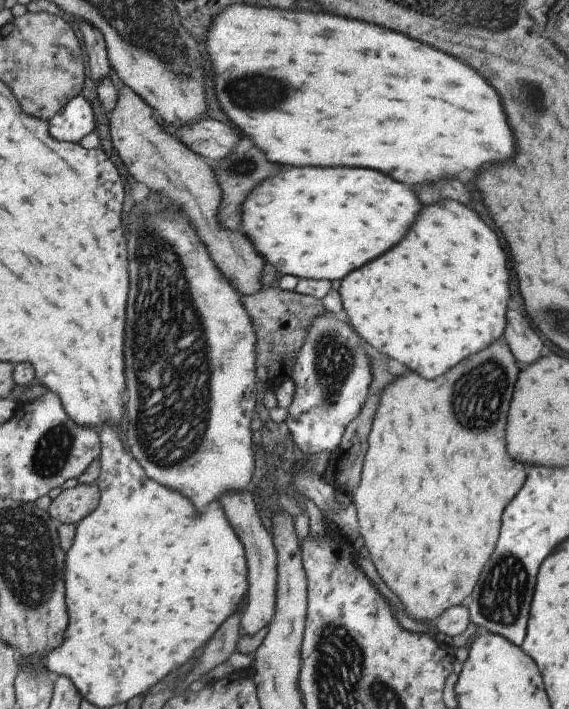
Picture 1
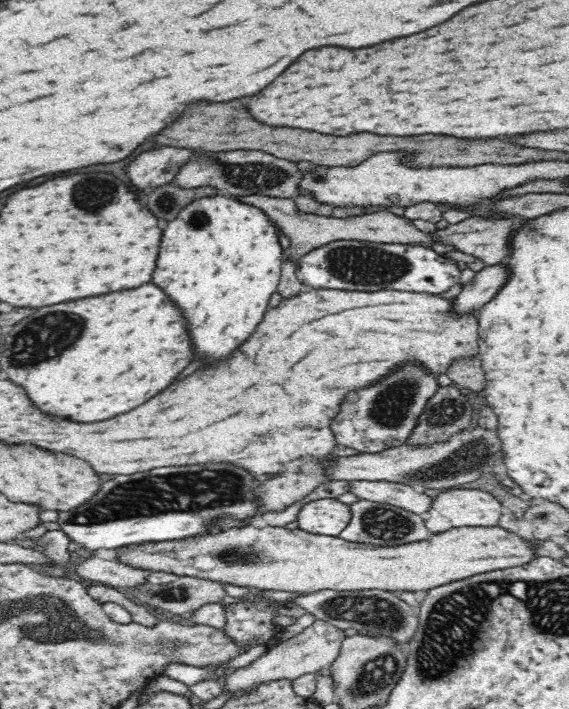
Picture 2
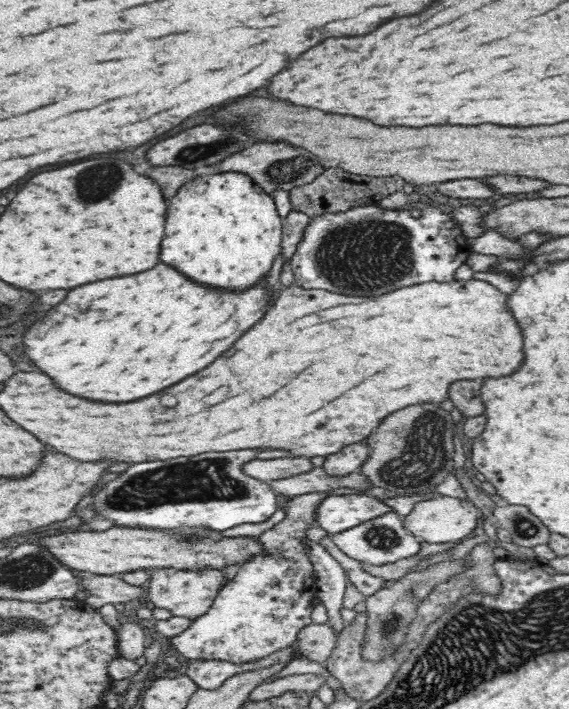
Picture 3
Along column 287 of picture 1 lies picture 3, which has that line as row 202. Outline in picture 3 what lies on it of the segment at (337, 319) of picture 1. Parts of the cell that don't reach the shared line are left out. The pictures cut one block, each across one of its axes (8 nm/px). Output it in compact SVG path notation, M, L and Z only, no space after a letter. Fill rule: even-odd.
M420 199L407 204L409 208L401 210L382 209L378 203L366 204L344 212L325 211L318 216L310 217L304 236L290 260L294 284L308 290L324 289L346 296L378 296L425 282L454 281L454 272L466 262L472 252L462 229L449 210L440 203L432 205ZM414 208L421 210L418 218L410 213ZM328 282L332 282L332 286Z

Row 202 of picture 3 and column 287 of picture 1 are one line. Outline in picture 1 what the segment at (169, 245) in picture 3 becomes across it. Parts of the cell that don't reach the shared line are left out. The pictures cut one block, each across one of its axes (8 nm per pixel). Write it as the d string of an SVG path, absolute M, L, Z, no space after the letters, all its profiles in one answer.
M288 168L282 176L276 174L268 180L264 180L260 184L260 192L258 192L258 185L251 190L242 201L241 207L241 225L240 232L244 233L252 243L252 246L256 249L258 255L260 255L264 262L270 263L278 272L282 274L291 274L292 276L298 276L300 279L316 279L316 280L340 280L344 278L352 270L360 268L362 264L378 258L380 254L384 254L390 246L398 244L402 234L406 234L406 228L410 228L410 224L416 220L418 216L418 210L420 210L420 202L416 198L416 194L404 186L404 184L398 184L394 180L390 180L388 176L380 174L380 172L374 172L374 170L364 170L364 168Z

